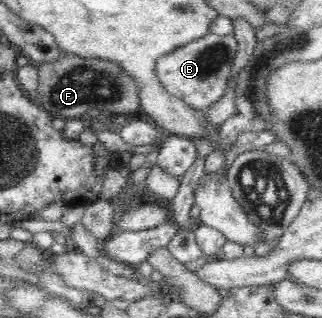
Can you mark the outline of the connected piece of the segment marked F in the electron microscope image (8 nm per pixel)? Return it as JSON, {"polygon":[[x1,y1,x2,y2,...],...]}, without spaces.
{"polygon":[[66,50,59,52,57,59,36,65,40,73,38,94,41,108,52,113,53,118,61,122,68,118,83,118,105,113,111,116,132,114,141,111,142,95,136,77,128,75,118,61,96,57,82,57]]}

